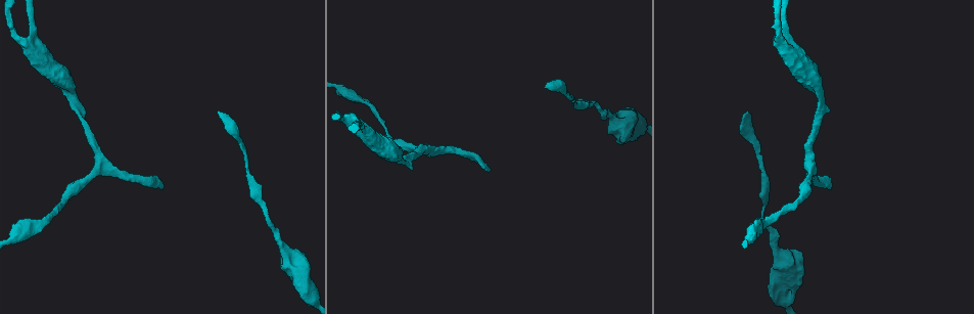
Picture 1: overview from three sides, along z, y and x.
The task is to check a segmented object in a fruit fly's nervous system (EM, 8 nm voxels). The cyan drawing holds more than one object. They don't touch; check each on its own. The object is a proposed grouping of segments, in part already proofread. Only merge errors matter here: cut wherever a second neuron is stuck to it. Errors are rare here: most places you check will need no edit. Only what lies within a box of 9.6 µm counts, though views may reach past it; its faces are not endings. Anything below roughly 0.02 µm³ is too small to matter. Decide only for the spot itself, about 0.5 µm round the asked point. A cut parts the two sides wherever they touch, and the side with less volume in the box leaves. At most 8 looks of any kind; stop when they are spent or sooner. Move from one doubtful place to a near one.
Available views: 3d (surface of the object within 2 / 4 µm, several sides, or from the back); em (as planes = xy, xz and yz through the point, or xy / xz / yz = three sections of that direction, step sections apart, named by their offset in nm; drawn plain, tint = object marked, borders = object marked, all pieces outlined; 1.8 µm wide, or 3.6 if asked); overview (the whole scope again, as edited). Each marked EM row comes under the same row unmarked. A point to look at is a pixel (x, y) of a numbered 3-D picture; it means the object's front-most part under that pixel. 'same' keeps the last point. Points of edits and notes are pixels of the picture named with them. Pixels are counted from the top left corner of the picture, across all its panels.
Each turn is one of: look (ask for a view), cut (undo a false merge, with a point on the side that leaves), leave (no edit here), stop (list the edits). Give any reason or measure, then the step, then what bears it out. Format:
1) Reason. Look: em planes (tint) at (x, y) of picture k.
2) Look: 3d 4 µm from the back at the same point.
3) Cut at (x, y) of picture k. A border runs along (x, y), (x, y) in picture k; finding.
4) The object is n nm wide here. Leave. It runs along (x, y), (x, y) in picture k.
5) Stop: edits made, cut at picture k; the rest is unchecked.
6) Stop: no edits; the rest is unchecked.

Three-way junction. Look: 3d 4 µm from the back at (429, 150) of picture 1.

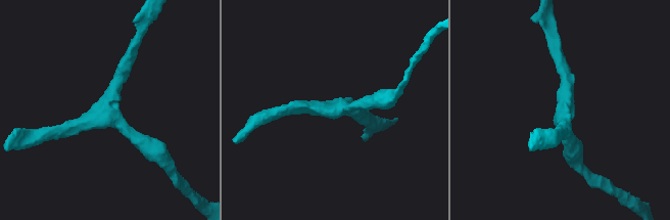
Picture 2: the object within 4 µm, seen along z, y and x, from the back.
3 arms meet here; the arms are 200, 220, 240 nm wide; now the EM. Look: em yz step 16 (tint) at (341, 107) of picture 2.

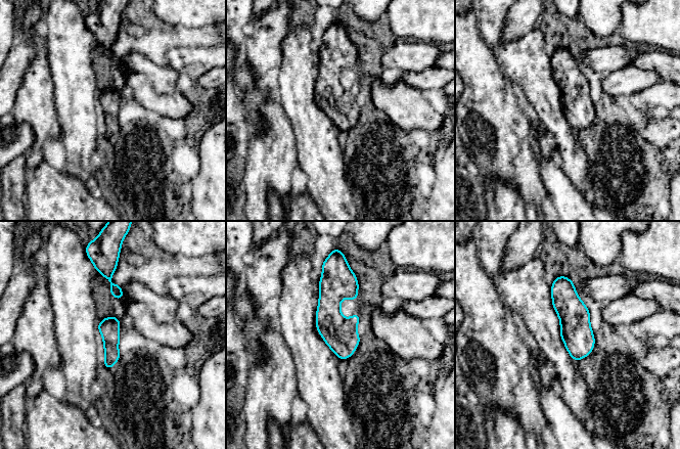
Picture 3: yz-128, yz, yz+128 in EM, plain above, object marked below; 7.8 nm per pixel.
Look: em xy step 8 (tint) at the same point.

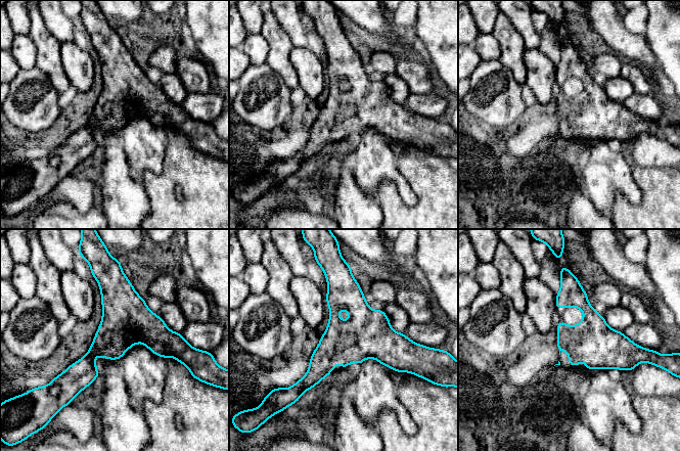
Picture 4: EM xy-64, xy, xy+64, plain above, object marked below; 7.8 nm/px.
Leave. One neuron here.

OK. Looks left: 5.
Thick turns thin. Look: em 3.6 µm xy step 16 (tint) at (397, 159) of picture 1.

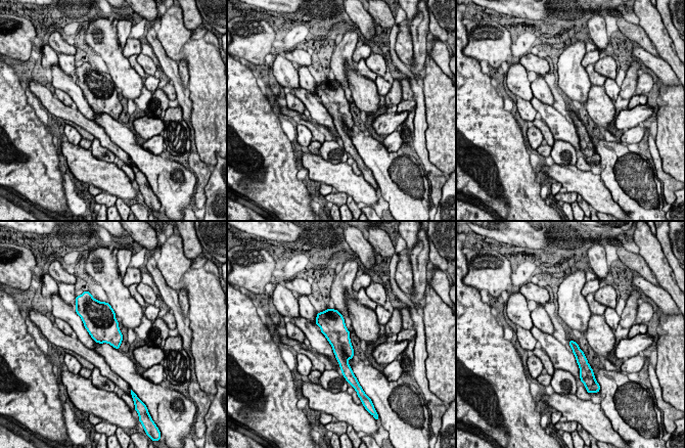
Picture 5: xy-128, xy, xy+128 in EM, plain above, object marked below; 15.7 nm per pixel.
Look: em 3.6 µm planes (tint) at the same point.

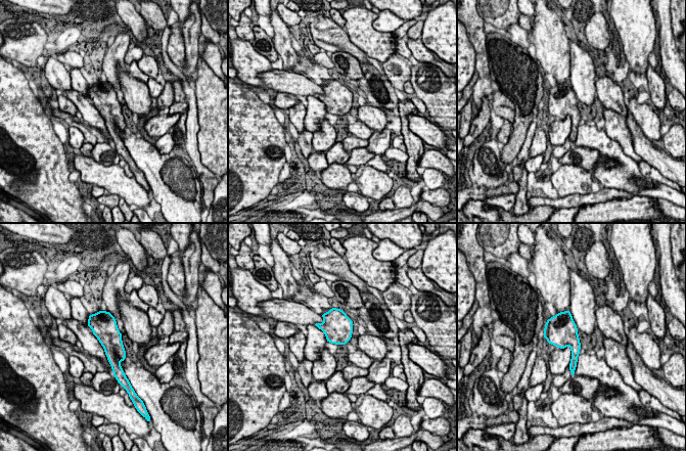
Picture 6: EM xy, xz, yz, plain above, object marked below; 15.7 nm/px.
Leave. All the same neuron.

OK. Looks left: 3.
Look: em xz step 16 (tint) at (780, 288) of picture 1.

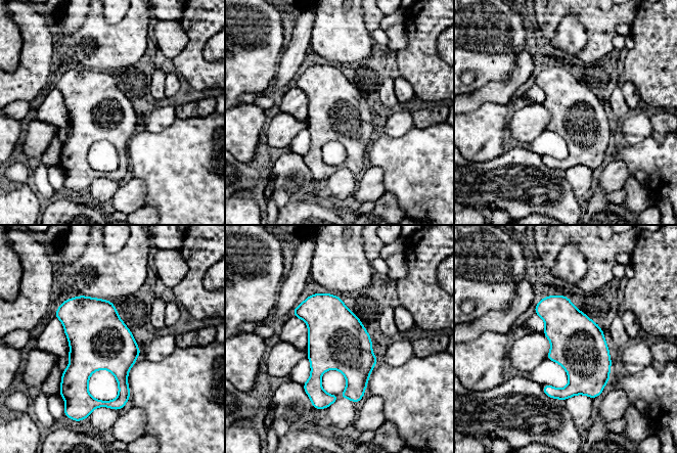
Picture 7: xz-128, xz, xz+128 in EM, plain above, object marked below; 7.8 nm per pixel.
Leave. All the same neuron.

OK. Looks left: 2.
Stop: no edits; the rest is unchecked.

